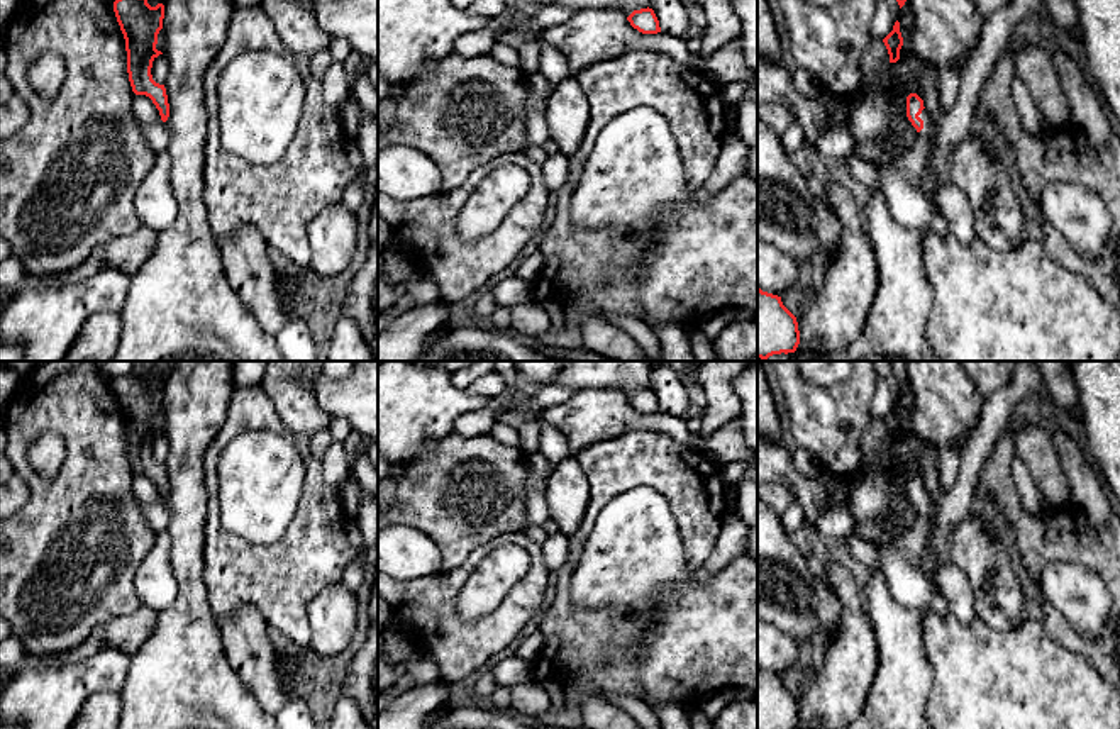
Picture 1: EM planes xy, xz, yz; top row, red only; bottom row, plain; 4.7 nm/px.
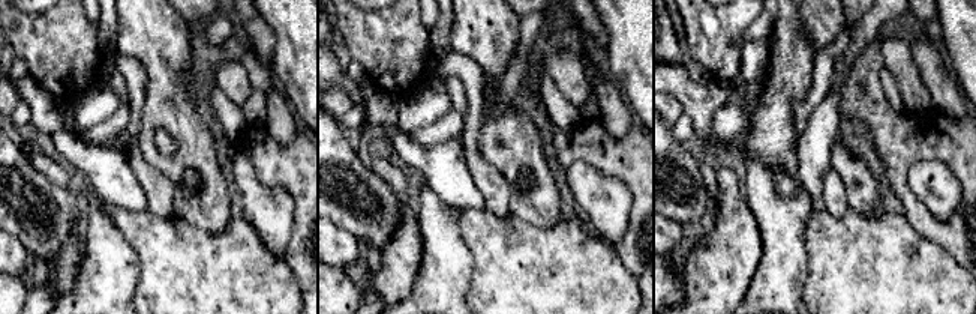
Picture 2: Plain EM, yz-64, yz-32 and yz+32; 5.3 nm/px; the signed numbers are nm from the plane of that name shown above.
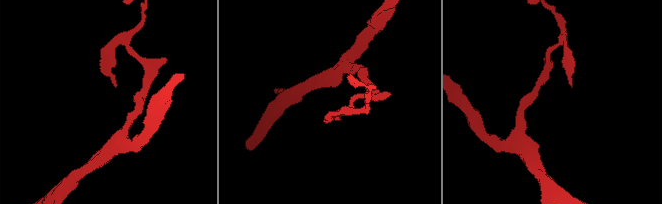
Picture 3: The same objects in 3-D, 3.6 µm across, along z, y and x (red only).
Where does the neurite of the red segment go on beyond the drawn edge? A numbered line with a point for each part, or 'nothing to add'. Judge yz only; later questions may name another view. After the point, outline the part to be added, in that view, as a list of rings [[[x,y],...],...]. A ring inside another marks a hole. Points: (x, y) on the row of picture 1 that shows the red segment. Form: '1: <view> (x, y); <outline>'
1: yz (900, 182); [[[925,109],[918,117],[923,120],[923,129],[918,132],[915,146],[903,158],[886,168],[878,168],[866,158],[851,153],[844,158],[844,163],[856,181],[883,193],[896,222],[905,227],[925,227],[930,232],[945,236],[949,234],[947,222],[934,209],[922,186],[934,119]]]

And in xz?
nothing to add

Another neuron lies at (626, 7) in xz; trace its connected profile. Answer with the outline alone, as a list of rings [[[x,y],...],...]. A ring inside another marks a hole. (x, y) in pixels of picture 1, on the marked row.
[[[552,0],[551,3],[569,7],[574,12],[583,8],[615,8],[625,17],[634,10],[649,7],[649,0]]]

